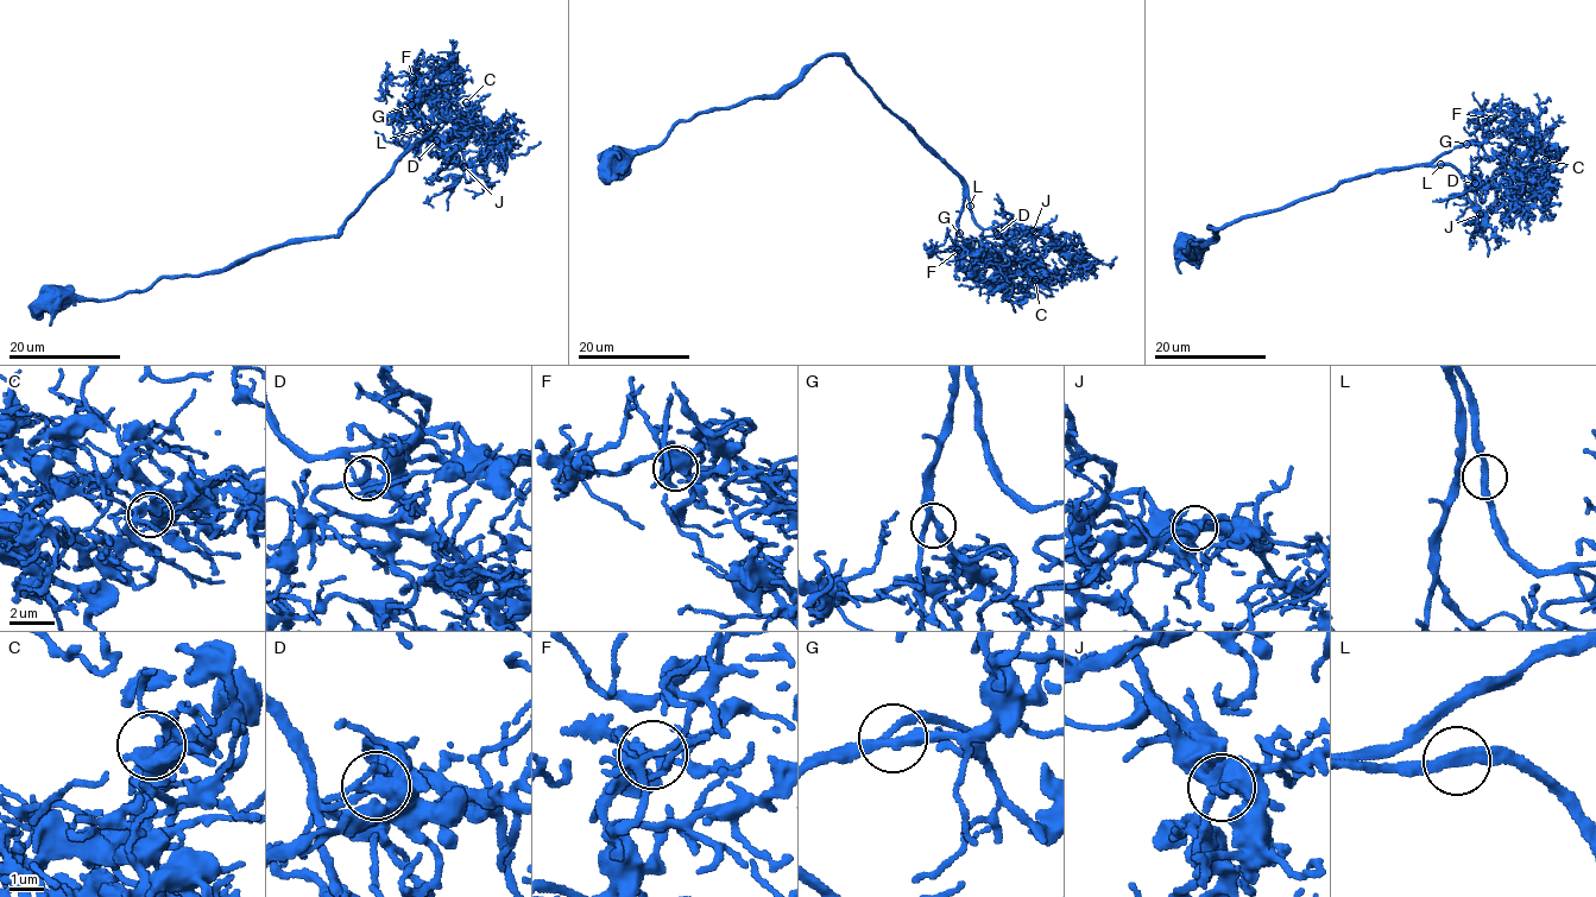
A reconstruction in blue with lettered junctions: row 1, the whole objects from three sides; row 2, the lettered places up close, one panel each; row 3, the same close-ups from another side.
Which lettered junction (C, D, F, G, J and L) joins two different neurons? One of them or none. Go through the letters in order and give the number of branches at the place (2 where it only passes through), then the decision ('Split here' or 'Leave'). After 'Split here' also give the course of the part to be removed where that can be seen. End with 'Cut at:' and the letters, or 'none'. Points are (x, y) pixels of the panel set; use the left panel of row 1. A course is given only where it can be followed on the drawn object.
C: Branches: 2. Leave
D: Branches: 2. Leave
F: Branches: 3. Leave
G: Branches: 3. Leave
J: Branches: 3. Leave
L: Branches: 2. Split here. Course of the part to remove: (428, 128), (433, 131), (414, 141), (395, 160), (384, 179), (345, 219), (336, 235), (301, 239)
Cut at: L

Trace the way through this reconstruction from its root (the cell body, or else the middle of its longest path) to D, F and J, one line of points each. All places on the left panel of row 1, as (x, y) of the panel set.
D: (54, 297), (113, 299), (339, 235), (424, 126), (437, 140)
F: (54, 297), (113, 299), (339, 235), (428, 132), (411, 108), (412, 77)
J: (54, 297), (113, 299), (339, 235), (424, 126), (464, 166)

